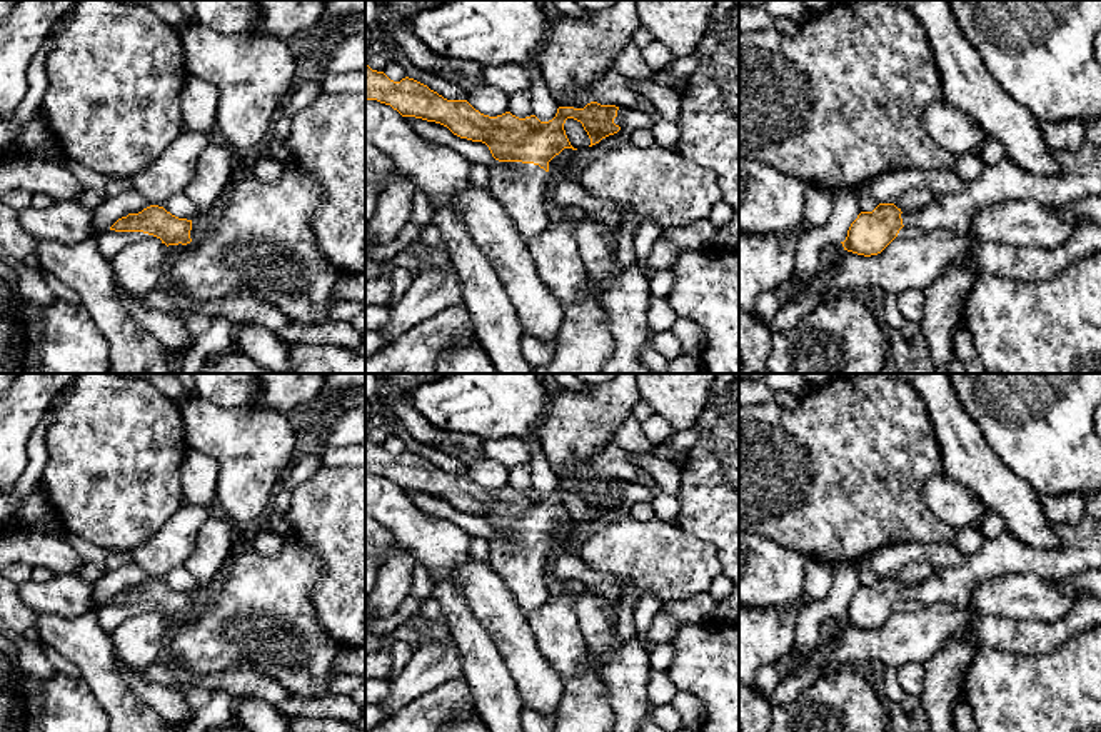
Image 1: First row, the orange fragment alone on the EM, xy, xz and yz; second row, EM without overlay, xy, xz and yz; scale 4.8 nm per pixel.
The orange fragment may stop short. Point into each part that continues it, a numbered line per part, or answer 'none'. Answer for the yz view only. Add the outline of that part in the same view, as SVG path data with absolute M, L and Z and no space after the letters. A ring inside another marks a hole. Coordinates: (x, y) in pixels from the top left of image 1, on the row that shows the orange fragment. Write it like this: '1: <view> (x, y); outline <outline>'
1: yz (1080, 170); outline M1101 117L1084 123L1084 140L1078 150L1051 150L1059 172L1054 175L1038 175L1008 157L996 165L984 165L979 177L968 182L959 193L941 193L921 210L902 212L902 225L918 225L924 232L946 230L954 235L969 232L974 213L981 208L1014 200L1033 200L1048 207L1064 207L1088 195L1101 195Z

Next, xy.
none

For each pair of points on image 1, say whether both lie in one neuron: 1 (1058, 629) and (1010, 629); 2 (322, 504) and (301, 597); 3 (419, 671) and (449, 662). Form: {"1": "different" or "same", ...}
{"1": "same", "2": "different", "3": "same"}

